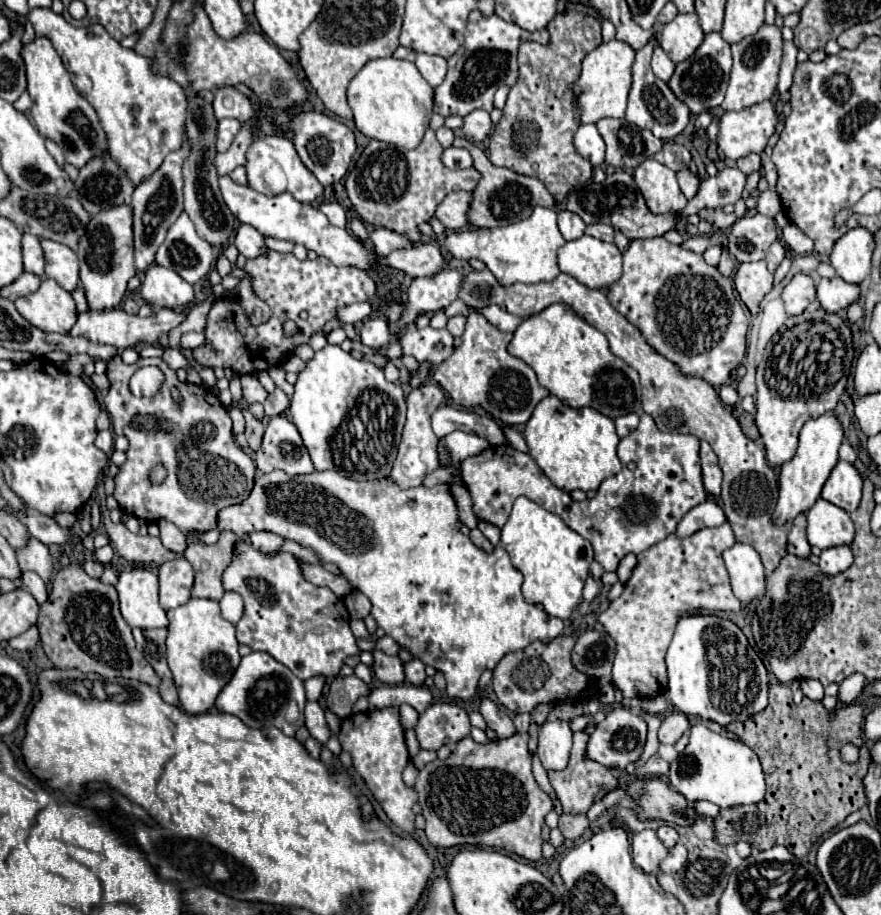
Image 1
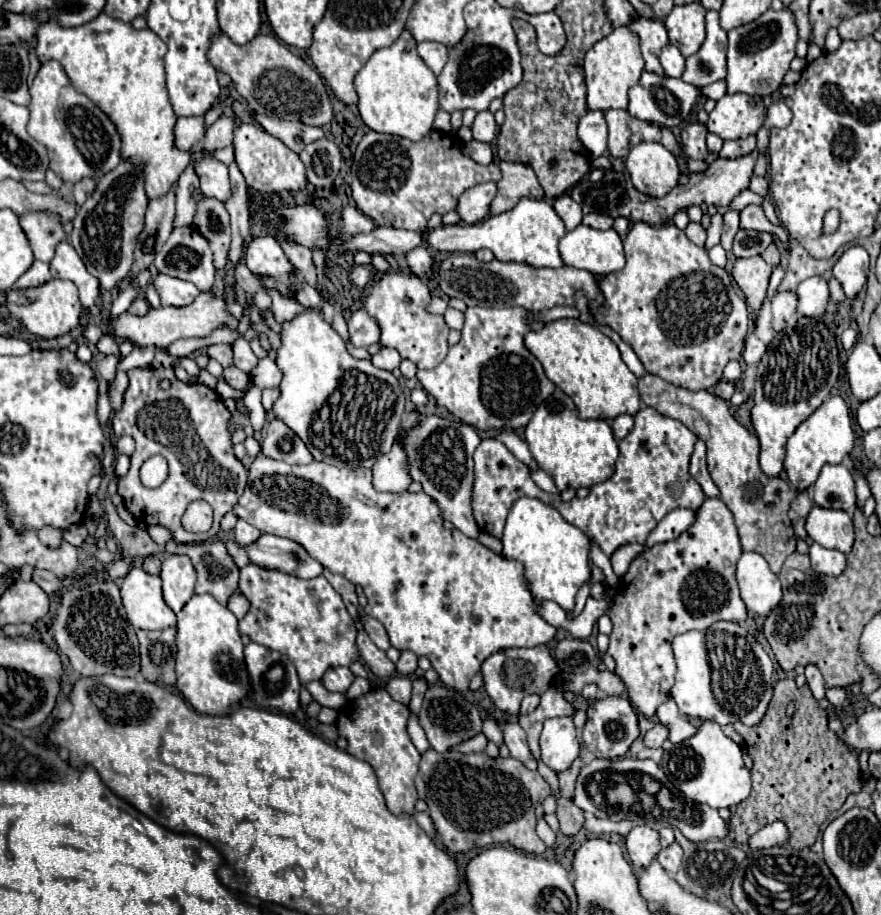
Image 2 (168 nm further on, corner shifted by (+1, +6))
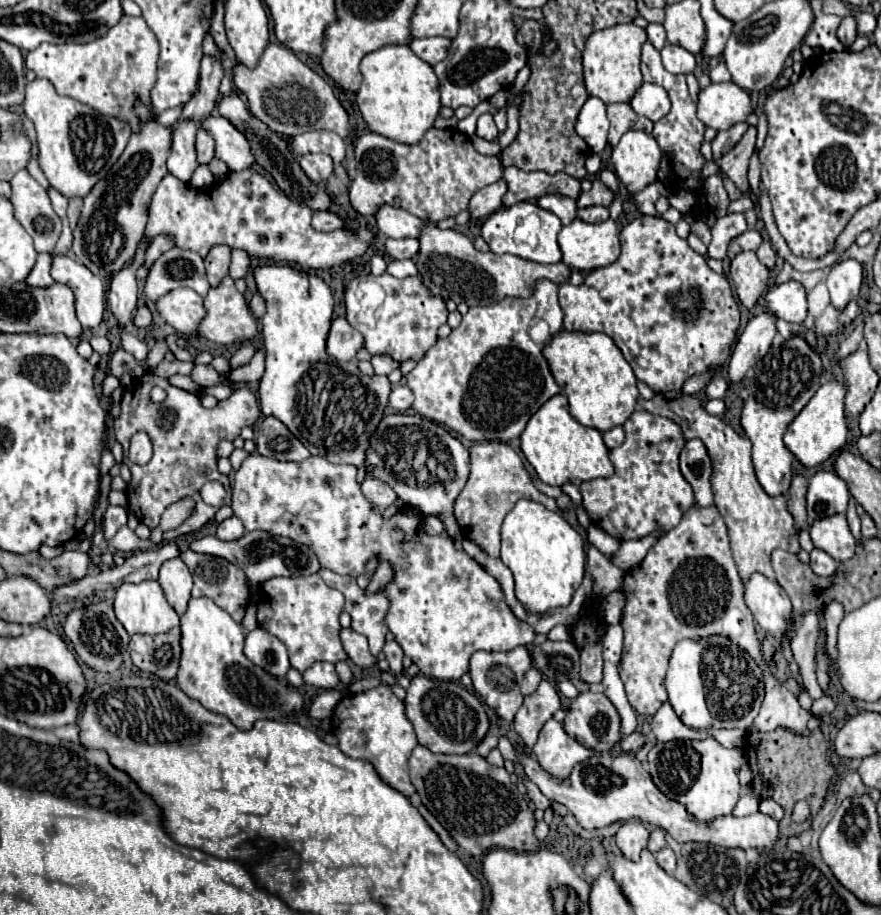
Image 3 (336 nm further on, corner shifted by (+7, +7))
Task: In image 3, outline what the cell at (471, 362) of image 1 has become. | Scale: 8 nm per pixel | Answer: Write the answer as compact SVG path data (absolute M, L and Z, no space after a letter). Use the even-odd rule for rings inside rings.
M538 280L530 298L504 298L502 302L492 306L470 308L464 314L462 324L454 328L448 338L440 338L424 354L418 366L406 376L406 384L414 394L414 412L442 424L468 442L508 442L512 438L518 438L532 414L560 392L560 386L556 384L550 366L542 354L542 346L530 340L530 328L540 320L546 320L550 324L552 336L562 332L564 314L558 304L558 288L560 286L550 280Z

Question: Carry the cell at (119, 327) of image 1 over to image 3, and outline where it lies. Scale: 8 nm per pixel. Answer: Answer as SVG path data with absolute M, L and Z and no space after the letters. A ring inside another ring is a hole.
M226 276L222 280L222 286L216 286L216 288L210 288L208 296L204 298L204 306L208 310L206 318L202 320L202 326L198 328L200 336L210 340L210 342L216 342L216 344L226 344L226 346L234 346L238 342L246 342L250 338L254 338L258 332L260 332L260 326L258 326L258 320L256 316L252 314L244 294L240 294L234 286L234 280L230 276Z

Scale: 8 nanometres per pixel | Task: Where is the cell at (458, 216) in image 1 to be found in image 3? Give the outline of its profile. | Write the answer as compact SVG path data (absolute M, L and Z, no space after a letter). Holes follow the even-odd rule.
M504 178L478 190L470 200L470 216L472 218L488 218L490 214L494 214L502 206L502 196L506 194L506 190L508 190L508 186L506 186Z

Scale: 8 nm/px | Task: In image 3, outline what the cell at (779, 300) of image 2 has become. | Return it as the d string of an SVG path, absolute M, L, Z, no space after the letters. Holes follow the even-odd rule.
M762 312L746 324L728 360L730 384L738 384L746 376L746 372L754 368L758 360L764 358L774 336L776 336L776 326L774 326L774 316L770 312Z

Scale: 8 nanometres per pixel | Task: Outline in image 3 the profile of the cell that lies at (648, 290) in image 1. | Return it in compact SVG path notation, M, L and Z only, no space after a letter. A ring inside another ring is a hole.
M638 216L636 220L632 220L630 224L626 224L622 228L620 242L622 242L622 252L620 252L620 256L618 256L616 262L592 270L580 286L572 286L572 284L562 284L560 286L558 298L560 298L562 312L564 312L564 328L568 332L604 332L604 334L608 334L616 342L616 346L622 350L624 358L628 360L628 364L632 366L632 370L634 370L634 374L636 374L636 378L640 382L644 382L646 386L650 386L654 392L678 392L682 388L682 384L688 378L692 378L694 374L704 374L706 370L710 370L710 366L722 366L728 360L730 348L736 342L736 332L738 332L738 326L740 326L740 312L738 312L738 304L736 304L736 298L732 294L730 282L724 278L724 274L712 272L708 268L704 256L696 254L688 246L688 242L682 240L676 234L676 228L672 224L668 224L666 220L662 220L662 218L656 218L656 216Z

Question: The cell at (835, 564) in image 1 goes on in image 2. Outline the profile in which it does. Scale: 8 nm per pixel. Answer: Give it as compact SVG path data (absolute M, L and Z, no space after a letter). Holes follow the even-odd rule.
M818 543L810 547L812 569L824 575L840 575L846 569L846 555L838 549L826 549Z

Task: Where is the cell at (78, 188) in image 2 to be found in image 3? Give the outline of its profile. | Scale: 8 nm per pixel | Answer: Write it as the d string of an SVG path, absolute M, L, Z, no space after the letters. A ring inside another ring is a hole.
M70 198L70 204L68 204L68 222L70 222L70 226L74 226L78 222L80 210L82 210L82 200L80 198Z

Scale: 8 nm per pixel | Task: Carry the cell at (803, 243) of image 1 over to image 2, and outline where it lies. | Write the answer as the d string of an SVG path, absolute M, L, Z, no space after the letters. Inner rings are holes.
M748 205L742 213L740 213L740 227L742 229L754 229L754 231L768 231L770 234L776 235L780 231L780 241L786 245L789 240L788 232L782 226L775 226L766 219L762 207L758 205Z

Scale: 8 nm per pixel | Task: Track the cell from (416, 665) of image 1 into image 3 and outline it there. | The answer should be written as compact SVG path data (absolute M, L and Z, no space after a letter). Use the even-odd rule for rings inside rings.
M386 642L384 644L384 656L386 656L388 664L390 664L390 672L392 674L402 674L402 658L404 658L404 652L398 646L398 642Z

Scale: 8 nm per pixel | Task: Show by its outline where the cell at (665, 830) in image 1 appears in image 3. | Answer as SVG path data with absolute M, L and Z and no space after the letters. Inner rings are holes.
M654 828L650 832L650 840L648 840L648 850L650 852L658 852L660 848L666 846L666 840L664 840L664 830L662 828Z

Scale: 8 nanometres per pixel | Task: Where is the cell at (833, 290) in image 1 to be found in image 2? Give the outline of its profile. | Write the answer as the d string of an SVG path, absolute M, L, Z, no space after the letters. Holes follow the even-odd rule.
M810 277L796 287L798 311L808 317L820 317L830 301L828 281L824 277Z

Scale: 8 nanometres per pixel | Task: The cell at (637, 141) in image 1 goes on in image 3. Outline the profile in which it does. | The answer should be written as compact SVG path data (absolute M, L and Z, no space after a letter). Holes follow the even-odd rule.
M618 102L608 106L608 120L610 120L610 136L608 136L608 142L610 142L612 146L618 144L618 138L620 138L624 132L628 132L628 130L632 130L632 128L646 130L646 126L648 126L648 130L650 130L650 126L652 126L652 122L650 122L648 118L644 118L644 116L638 116L638 114L632 110L630 104L618 104Z

